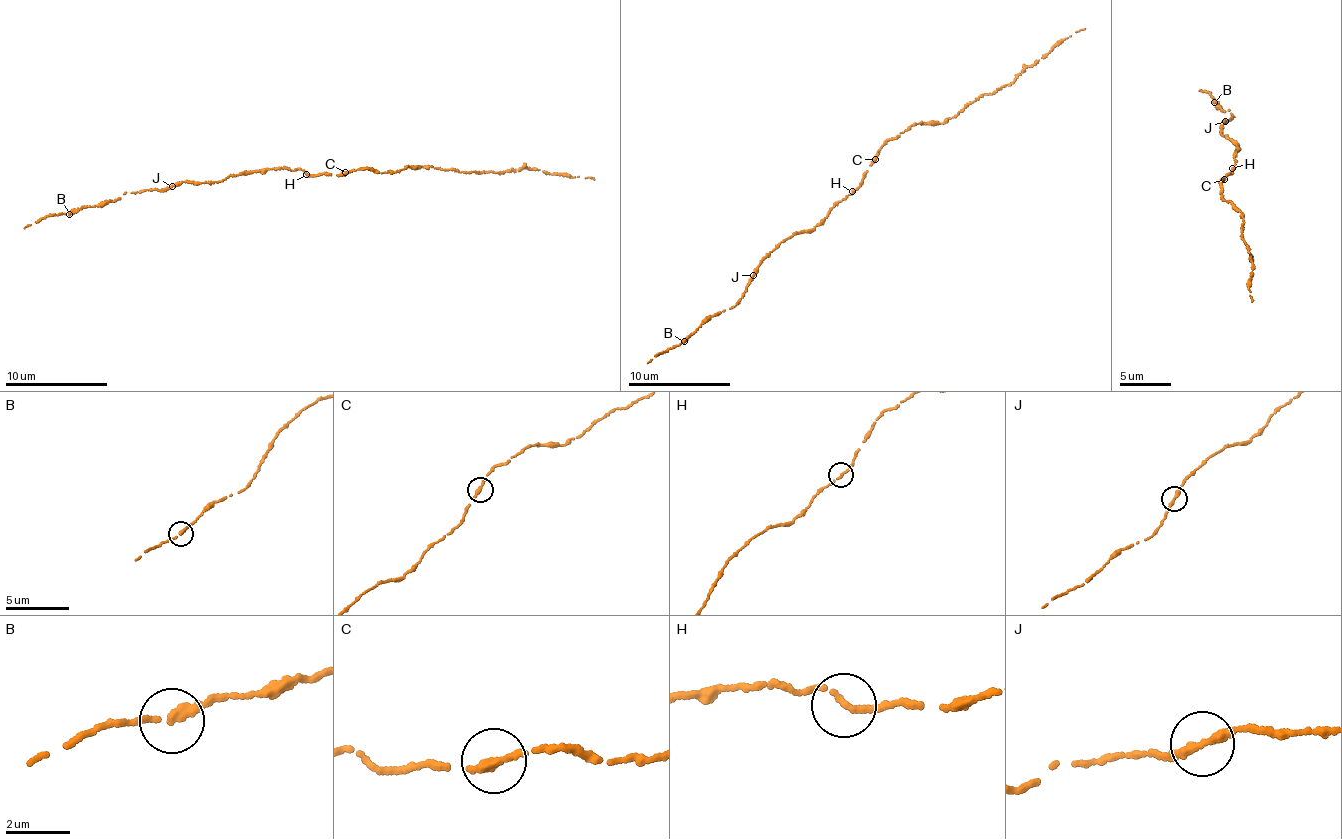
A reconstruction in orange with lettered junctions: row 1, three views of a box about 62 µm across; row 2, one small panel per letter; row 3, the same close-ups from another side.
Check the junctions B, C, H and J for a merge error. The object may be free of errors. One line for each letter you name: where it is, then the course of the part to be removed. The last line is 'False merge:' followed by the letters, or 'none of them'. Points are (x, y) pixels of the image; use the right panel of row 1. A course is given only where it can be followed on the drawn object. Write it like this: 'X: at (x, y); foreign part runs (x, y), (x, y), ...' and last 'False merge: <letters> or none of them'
False merge: none of them

